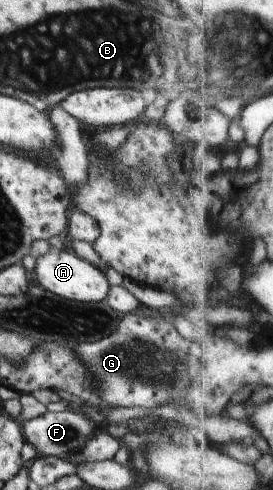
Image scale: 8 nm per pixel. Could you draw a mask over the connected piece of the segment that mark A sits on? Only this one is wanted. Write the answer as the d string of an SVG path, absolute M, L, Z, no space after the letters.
M67 247L61 251L50 251L37 257L36 266L32 274L32 283L41 285L50 293L55 293L65 300L79 301L83 303L105 300L111 285L104 270L99 269L89 261L80 258L74 250Z

